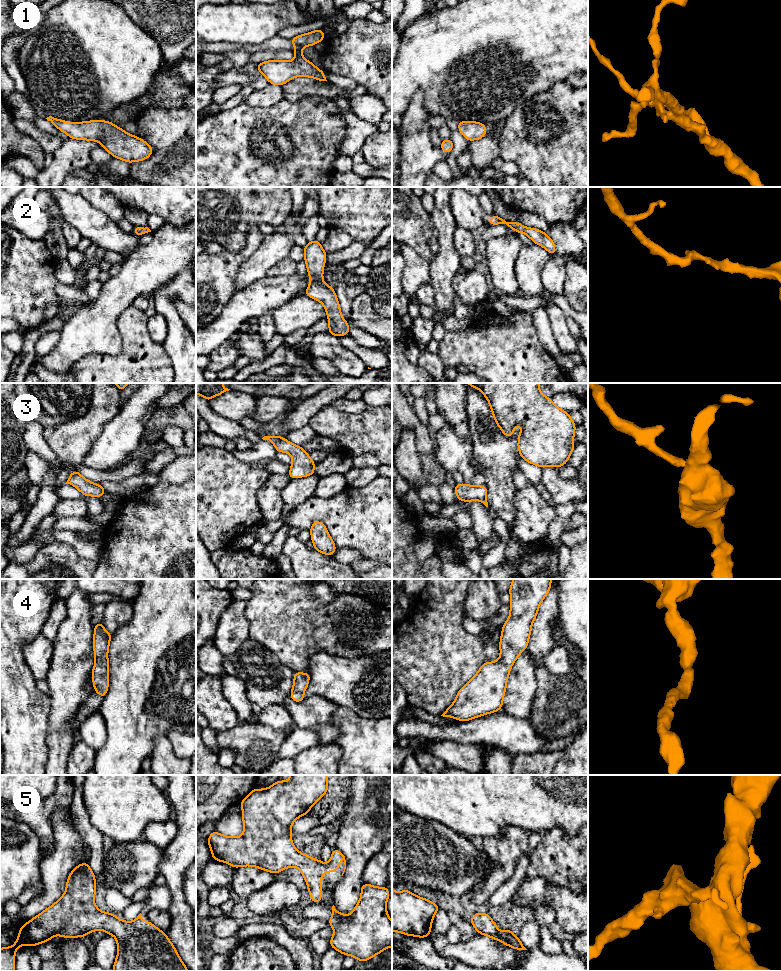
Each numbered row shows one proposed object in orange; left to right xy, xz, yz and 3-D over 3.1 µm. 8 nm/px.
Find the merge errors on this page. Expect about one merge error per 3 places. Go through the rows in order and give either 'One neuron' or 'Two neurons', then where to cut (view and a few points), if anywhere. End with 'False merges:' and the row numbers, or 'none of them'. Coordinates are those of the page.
1: One neuron. No split
2: One neuron. No split
3: One neuron. No split
4: One neuron. No split
5: One neuron. No split
False merges: none of them

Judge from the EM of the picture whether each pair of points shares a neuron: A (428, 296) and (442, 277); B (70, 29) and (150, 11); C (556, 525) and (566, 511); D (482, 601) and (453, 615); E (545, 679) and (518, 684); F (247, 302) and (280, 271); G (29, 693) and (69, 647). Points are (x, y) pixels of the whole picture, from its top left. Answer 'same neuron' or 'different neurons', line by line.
A: different neurons
B: different neurons
C: different neurons
D: different neurons
E: different neurons
F: different neurons
G: different neurons

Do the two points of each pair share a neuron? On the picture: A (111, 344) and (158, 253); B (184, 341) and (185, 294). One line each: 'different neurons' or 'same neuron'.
A: same neuron
B: same neuron

